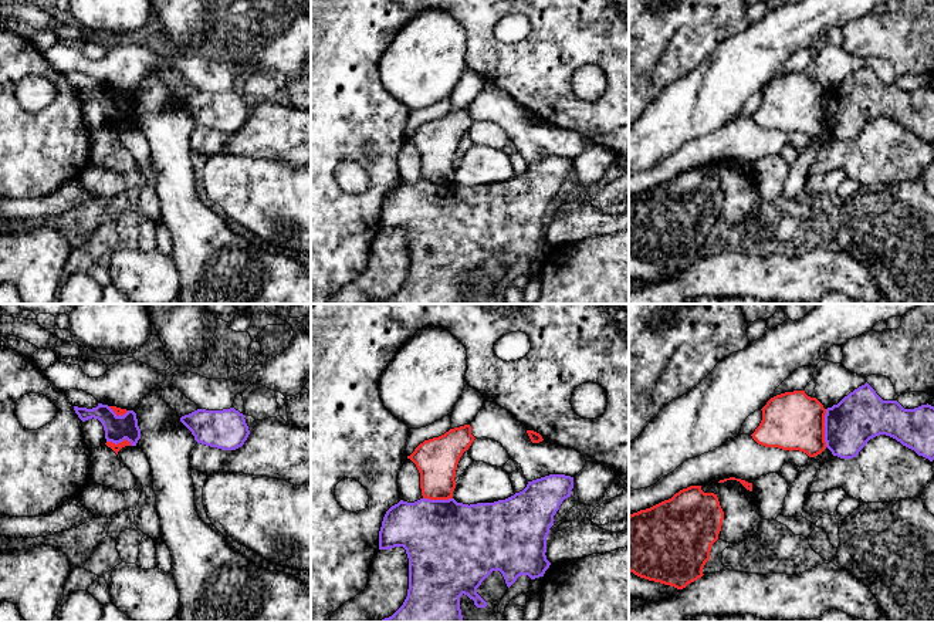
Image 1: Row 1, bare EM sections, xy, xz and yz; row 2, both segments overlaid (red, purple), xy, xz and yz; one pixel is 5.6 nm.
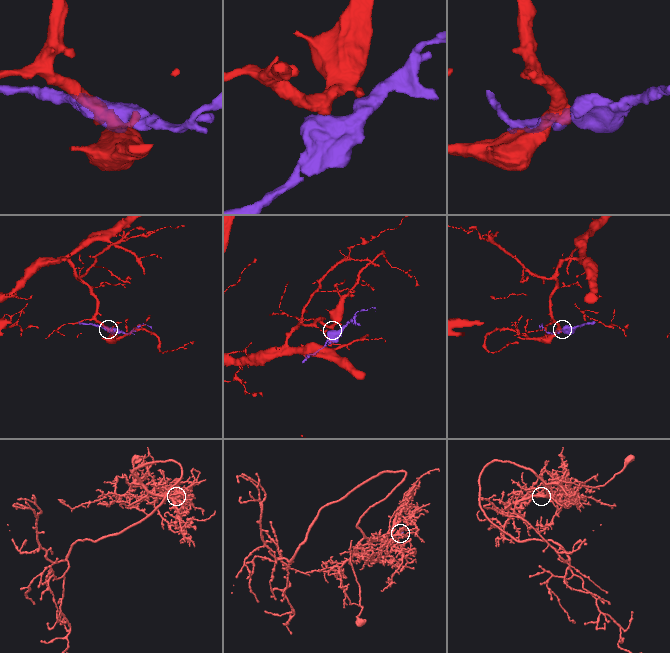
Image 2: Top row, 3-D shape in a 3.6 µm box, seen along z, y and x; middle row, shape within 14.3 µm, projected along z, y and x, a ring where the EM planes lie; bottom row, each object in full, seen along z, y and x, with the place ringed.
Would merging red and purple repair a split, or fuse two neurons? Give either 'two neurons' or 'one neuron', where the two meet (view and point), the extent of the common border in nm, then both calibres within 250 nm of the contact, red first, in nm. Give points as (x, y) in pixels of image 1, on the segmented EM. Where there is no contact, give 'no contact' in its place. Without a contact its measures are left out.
two neurons; meets red in yz at (823, 428); contact 220 nm long; 340 nm thick on the red side, 280 nm on the other

